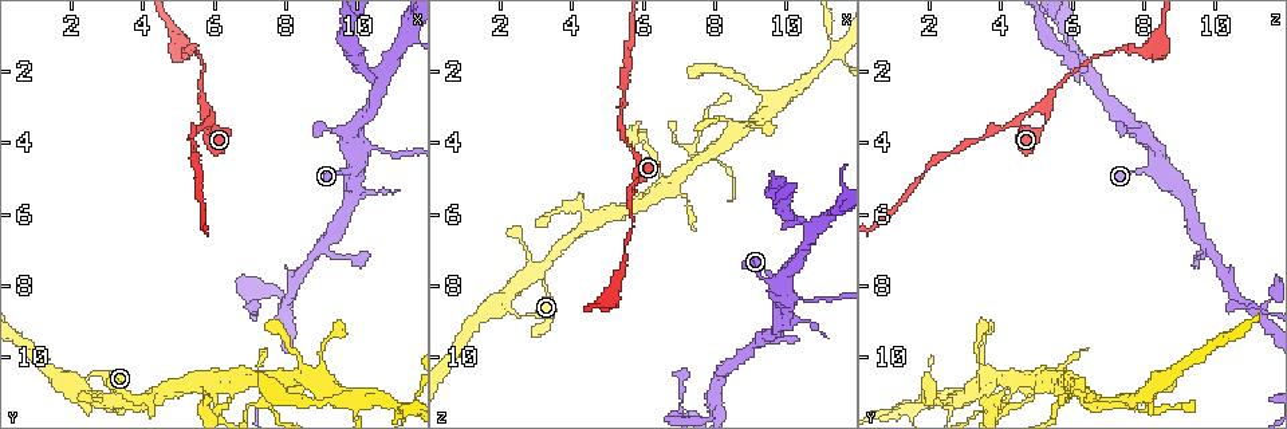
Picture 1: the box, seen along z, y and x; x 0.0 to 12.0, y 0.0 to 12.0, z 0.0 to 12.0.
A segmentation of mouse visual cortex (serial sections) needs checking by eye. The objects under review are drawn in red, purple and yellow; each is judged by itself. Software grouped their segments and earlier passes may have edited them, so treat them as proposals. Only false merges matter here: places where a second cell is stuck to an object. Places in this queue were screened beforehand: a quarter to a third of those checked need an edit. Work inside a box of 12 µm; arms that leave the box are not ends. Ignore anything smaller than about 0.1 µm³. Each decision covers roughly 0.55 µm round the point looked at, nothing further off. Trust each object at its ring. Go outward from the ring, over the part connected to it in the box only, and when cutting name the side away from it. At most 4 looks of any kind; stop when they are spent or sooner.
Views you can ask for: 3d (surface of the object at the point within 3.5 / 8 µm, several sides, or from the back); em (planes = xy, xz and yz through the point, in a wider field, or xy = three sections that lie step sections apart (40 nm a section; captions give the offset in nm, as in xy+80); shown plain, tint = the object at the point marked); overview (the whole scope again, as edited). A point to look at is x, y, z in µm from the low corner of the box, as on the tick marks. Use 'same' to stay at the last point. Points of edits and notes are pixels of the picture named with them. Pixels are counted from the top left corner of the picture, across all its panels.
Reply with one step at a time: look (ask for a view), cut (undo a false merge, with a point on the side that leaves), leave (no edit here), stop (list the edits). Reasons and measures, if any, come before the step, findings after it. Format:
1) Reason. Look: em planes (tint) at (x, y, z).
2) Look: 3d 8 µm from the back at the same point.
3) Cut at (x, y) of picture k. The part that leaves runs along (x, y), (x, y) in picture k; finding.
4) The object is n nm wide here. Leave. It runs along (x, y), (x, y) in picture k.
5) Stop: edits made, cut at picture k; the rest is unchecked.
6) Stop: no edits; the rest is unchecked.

Thin arm on a thick one. Look: 3d 3.5 µm at (10.6, 4.2, 8.5).

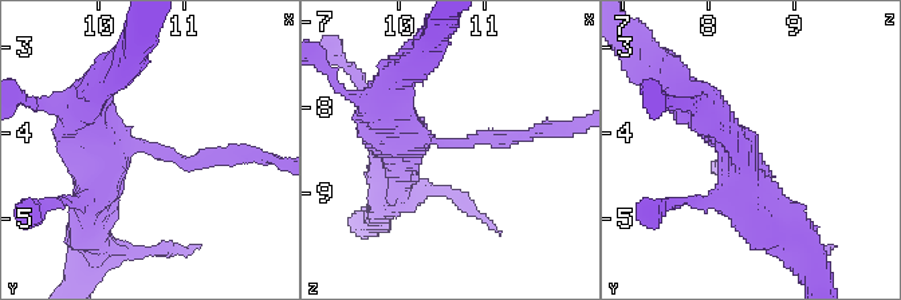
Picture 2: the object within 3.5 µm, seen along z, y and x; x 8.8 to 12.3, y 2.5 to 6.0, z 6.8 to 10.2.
3 arms meet here. Leave. It runs along (90, 198), (107, 150), (227, 158) in picture 2; all the same cell.

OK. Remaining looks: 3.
Three arms meet. Look: 3d 3.5 µm at (10.8, 2.0, 6.4).

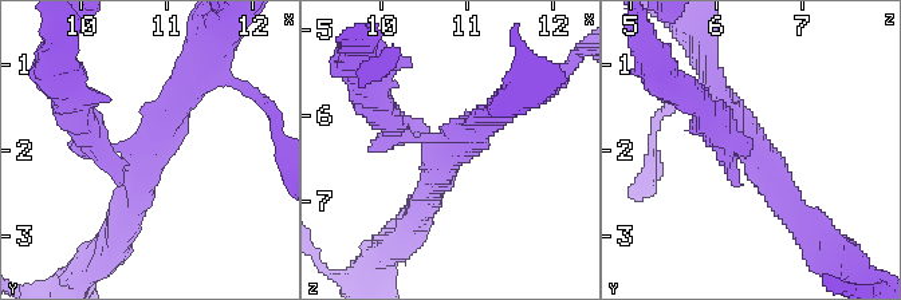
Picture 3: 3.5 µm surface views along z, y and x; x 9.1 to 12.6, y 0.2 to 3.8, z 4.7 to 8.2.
3 arms meet here; the arms are 250, 300, 350 nm wide. Cut at (386, 106) of picture 3. The part that leaves runs along (102, 149), (61, 91), (56, 58) in picture 3; two cells meet here.

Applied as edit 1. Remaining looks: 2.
Stop: edits made, cut at picture 3; the rest is unchecked.

